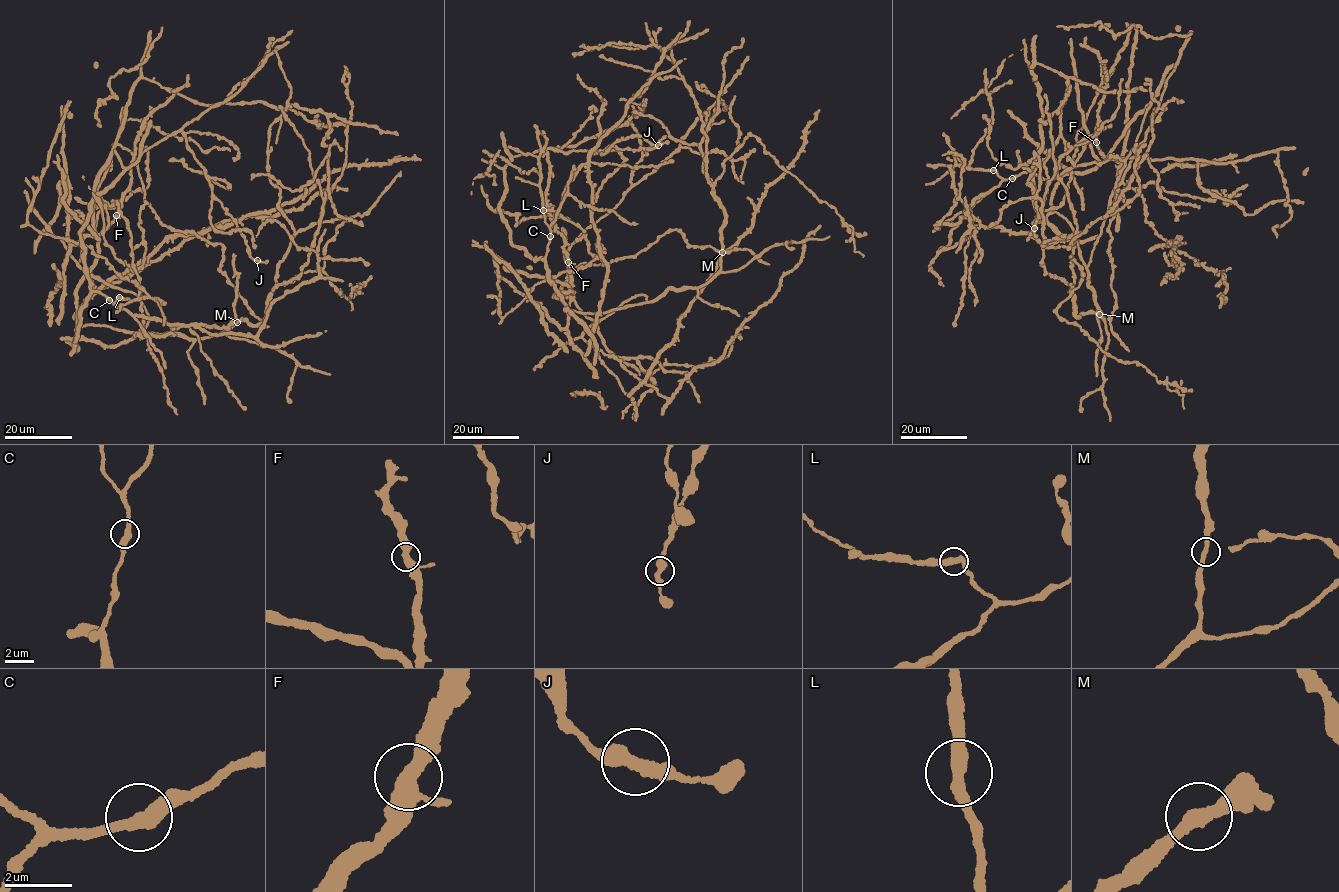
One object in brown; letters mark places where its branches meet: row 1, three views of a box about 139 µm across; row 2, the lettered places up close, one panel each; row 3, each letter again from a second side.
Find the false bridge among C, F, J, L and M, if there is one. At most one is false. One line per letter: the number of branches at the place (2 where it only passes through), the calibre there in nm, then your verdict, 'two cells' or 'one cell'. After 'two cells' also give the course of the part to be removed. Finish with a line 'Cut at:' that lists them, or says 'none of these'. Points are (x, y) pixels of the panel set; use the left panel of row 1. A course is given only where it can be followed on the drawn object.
C: 2 | 400 nm | one cell
F: 2 | 400 nm | one cell
J: 2 | 420 nm | one cell
L: 2 | 400 nm | one cell
M: 2 | 320 nm | one cell
Cut at: none of these

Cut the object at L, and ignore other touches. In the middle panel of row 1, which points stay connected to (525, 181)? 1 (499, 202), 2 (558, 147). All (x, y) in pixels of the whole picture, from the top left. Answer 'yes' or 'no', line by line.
1: no
2: no

